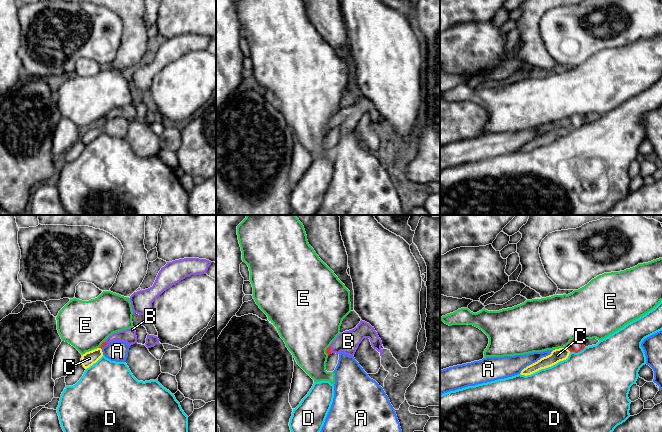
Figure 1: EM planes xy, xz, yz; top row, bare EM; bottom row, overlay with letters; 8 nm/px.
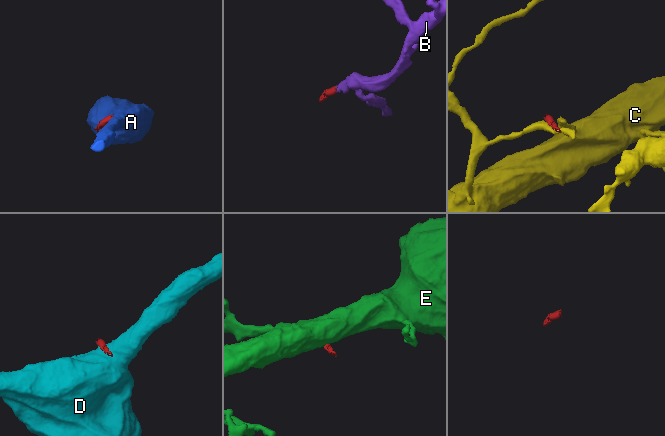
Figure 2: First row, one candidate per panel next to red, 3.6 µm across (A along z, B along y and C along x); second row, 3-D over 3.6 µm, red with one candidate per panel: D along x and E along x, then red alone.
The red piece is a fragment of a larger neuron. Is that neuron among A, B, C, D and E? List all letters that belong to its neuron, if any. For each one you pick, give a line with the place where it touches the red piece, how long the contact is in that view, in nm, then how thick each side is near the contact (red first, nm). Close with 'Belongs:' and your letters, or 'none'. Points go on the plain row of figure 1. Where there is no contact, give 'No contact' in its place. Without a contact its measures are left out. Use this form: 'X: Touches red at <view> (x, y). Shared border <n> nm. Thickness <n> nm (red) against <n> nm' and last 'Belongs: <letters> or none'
B: Touches red at xz (330, 124). Shared border 70 nm. Thickness 40 nm (red) against 170 nm
Belongs: B

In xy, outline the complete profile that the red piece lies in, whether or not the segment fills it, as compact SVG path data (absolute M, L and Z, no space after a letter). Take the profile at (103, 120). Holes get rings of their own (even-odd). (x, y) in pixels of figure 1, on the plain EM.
M132 103L130 105L126 105L126 106L119 107L112 110L101 120L99 124L102 125L104 122L109 120L110 118L115 118L115 117L123 117L127 119L129 122L137 119L137 112L136 112L135 104Z

